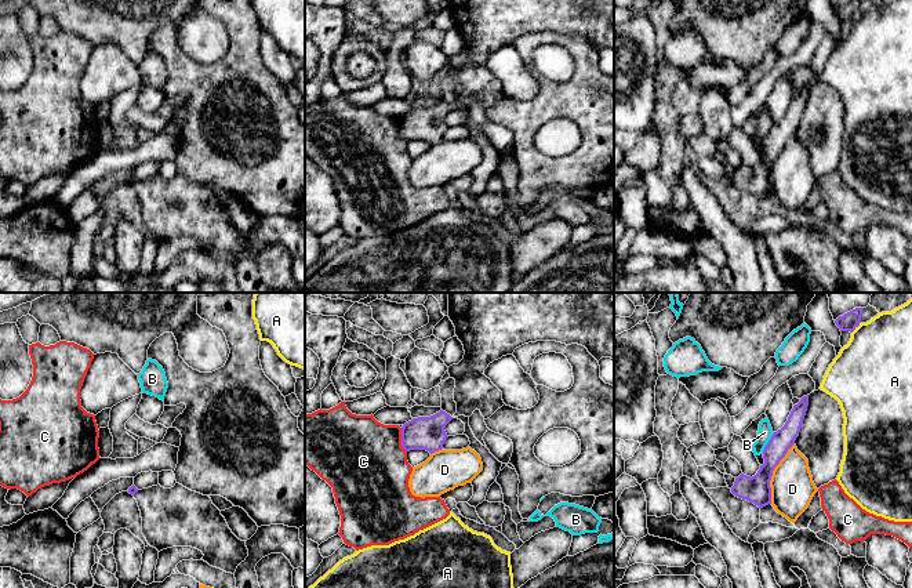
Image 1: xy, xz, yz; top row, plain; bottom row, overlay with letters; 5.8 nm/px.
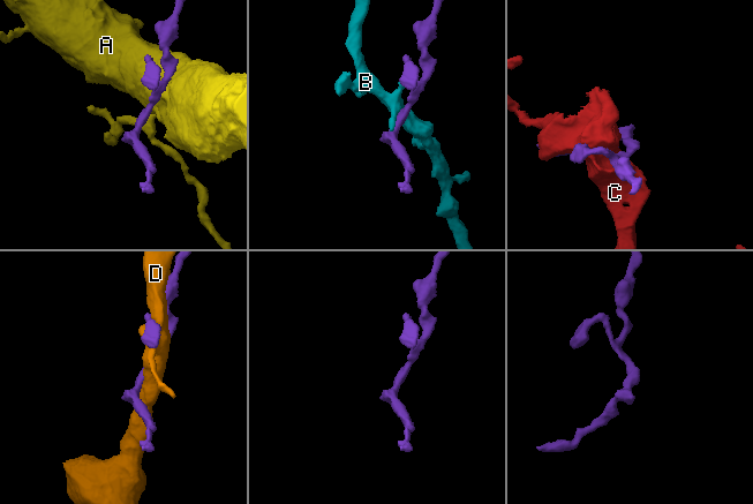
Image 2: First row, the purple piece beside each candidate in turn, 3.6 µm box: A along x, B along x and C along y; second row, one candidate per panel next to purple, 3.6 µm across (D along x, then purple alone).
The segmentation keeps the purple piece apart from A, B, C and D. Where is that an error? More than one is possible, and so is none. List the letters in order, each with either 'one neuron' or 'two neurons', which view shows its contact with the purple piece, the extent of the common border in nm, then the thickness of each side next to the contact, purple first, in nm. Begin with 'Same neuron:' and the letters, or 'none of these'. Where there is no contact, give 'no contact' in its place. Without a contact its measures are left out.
Same neuron: none of these
A: two neurons; contact in yz; length 90 nm; calibres 100 and 420 nm
B: two neurons; contact in yz; length 140 nm; calibres 130 and 90 nm
C: two neurons; contact in xz; length 150 nm; calibres 190 and 460 nm
D: two neurons; contact in yz; length 380 nm; calibres 160 and 260 nm

